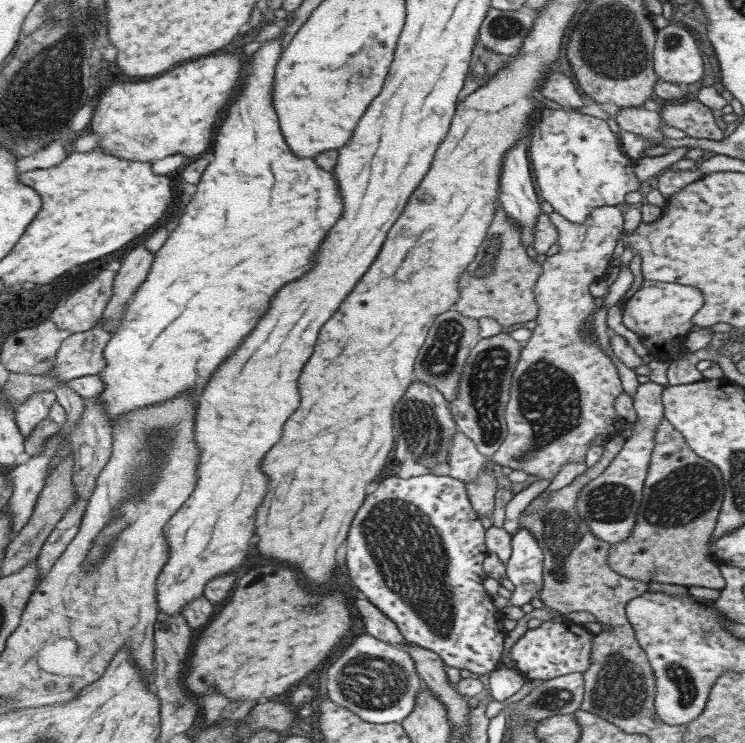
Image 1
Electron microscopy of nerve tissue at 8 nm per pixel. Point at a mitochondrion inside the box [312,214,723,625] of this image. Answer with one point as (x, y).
(548, 398)

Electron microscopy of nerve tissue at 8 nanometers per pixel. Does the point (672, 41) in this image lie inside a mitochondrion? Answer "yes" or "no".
yes

